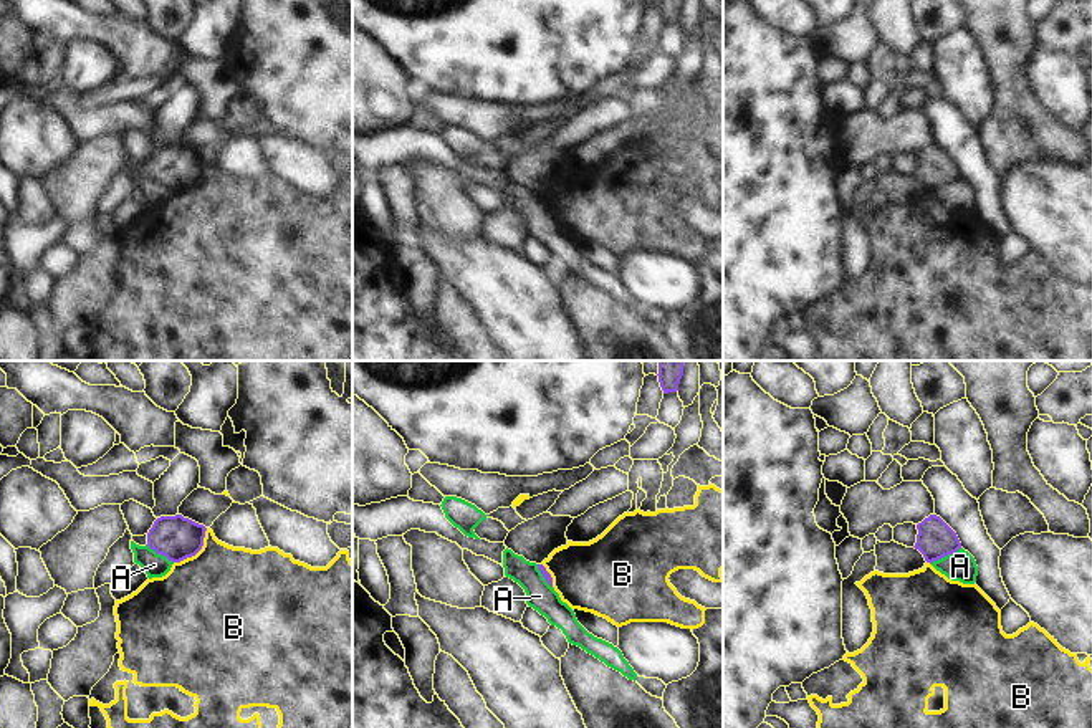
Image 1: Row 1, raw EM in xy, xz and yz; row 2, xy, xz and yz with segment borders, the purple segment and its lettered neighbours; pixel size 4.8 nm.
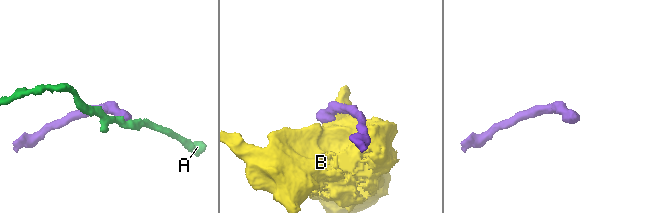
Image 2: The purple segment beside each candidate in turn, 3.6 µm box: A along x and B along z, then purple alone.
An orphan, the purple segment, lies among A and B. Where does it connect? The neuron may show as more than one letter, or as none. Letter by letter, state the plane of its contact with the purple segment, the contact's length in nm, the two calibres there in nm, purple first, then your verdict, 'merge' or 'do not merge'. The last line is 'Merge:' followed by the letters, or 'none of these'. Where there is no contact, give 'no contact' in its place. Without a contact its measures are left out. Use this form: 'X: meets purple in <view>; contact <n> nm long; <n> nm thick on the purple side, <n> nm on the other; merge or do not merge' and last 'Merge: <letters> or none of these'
A: meets purple in yz; contact 170 nm long; 190 nm thick on the purple side, 140 nm on the other; do not merge
B: meets purple in xy; contact 240 nm long; 220 nm thick on the purple side, 480 nm on the other; do not merge
Merge: none of these

